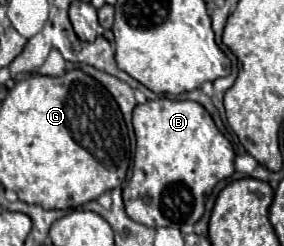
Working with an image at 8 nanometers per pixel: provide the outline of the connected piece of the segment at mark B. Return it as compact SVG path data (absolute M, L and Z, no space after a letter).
M147 100L133 110L137 150L133 176L123 188L127 216L143 226L195 224L205 212L207 190L235 172L231 142L217 130L211 114L193 100Z

